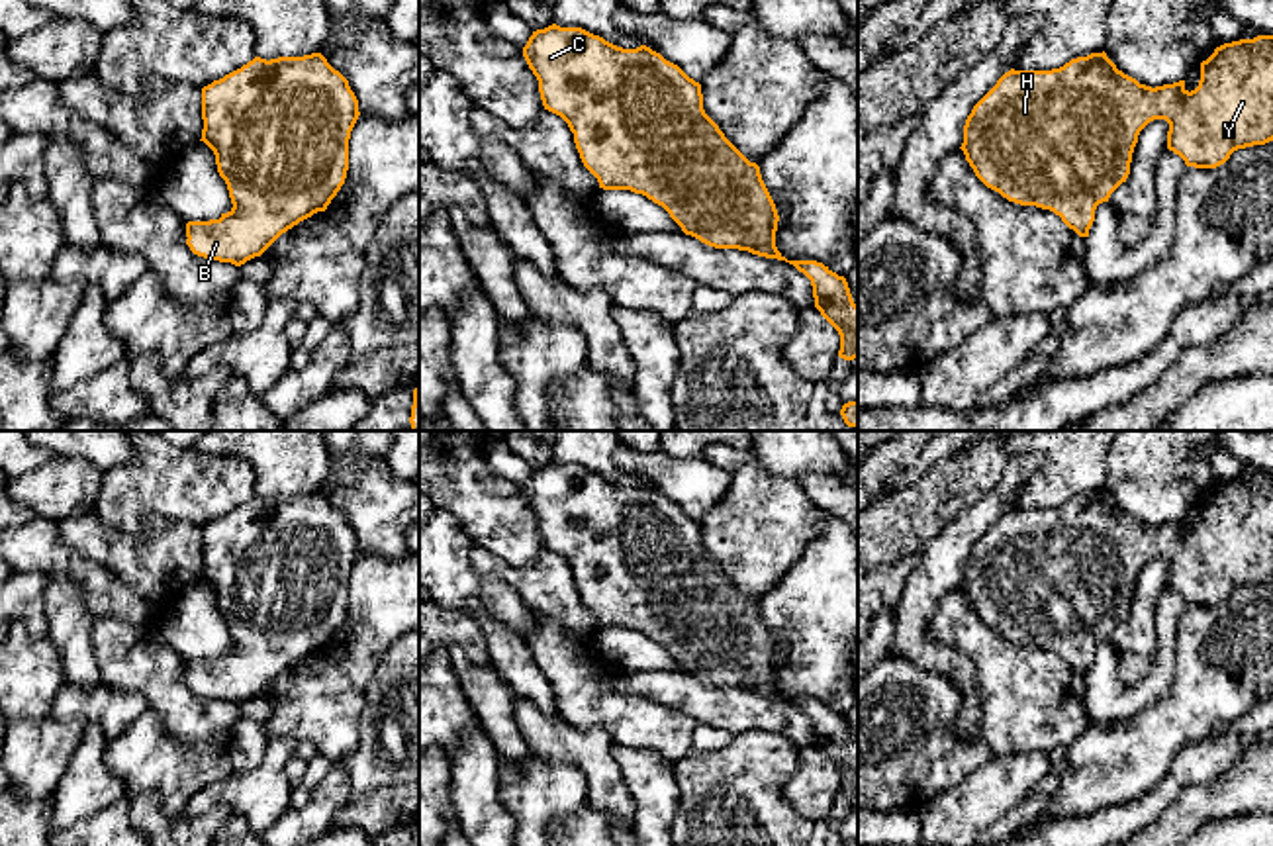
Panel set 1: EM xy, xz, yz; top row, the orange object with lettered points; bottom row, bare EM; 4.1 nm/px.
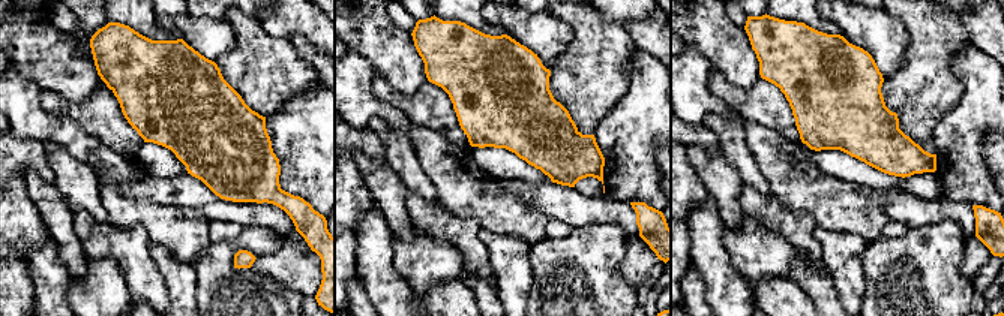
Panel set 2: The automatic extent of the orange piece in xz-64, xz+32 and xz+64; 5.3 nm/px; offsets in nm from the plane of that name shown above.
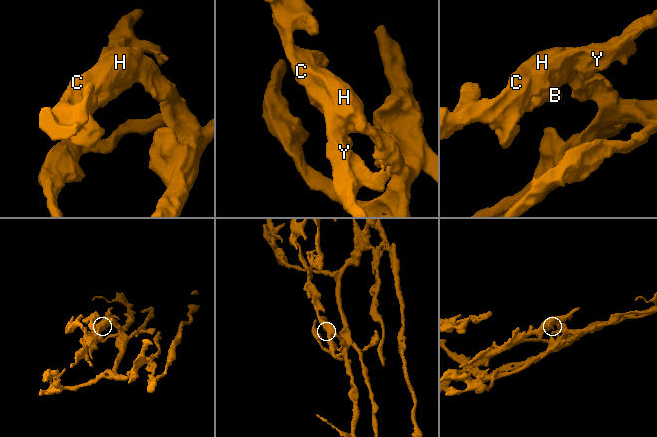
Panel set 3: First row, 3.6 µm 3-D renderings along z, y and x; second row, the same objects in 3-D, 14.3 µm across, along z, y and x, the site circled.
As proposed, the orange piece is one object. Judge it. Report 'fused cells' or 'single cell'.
single cell

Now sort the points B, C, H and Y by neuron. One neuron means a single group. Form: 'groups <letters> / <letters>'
groups B C H Y

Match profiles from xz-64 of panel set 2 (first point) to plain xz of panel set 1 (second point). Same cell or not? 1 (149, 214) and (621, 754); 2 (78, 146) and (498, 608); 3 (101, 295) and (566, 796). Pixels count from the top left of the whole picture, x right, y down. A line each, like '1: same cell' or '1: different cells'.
1: different cells
2: same cell
3: same cell

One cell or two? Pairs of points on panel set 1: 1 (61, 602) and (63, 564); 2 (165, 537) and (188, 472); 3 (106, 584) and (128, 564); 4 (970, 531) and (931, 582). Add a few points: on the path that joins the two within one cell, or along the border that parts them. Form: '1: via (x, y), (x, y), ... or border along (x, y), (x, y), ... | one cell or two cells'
1: border along (49, 578), (69, 576), (91, 613) | two cells
2: border along (200, 529), (151, 516), (140, 531), (128, 535) | two cells
3: border along (75, 551), (130, 582), (149, 604) | two cells
4: via (958, 543), (942, 559), (941, 570) | one cell

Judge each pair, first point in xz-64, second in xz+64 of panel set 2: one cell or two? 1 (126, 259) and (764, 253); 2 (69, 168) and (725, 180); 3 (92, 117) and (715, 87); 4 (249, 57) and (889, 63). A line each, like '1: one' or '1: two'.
1: two
2: two
3: one
4: two

